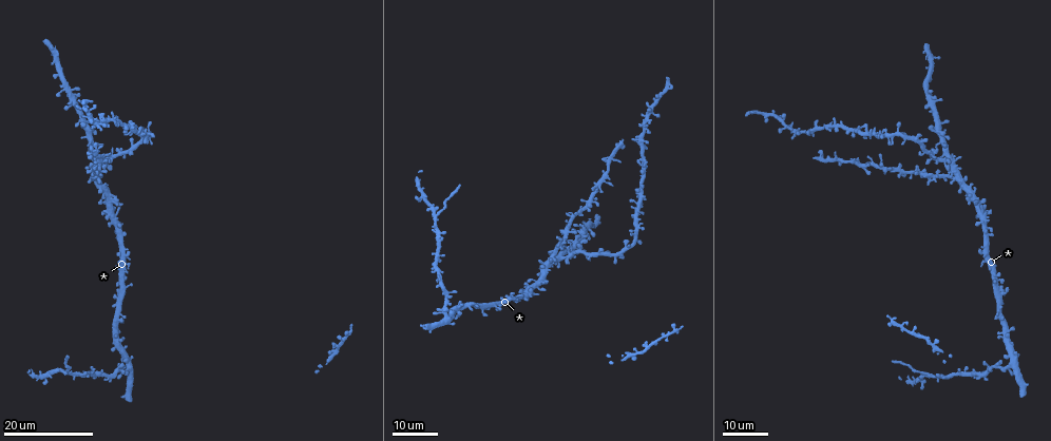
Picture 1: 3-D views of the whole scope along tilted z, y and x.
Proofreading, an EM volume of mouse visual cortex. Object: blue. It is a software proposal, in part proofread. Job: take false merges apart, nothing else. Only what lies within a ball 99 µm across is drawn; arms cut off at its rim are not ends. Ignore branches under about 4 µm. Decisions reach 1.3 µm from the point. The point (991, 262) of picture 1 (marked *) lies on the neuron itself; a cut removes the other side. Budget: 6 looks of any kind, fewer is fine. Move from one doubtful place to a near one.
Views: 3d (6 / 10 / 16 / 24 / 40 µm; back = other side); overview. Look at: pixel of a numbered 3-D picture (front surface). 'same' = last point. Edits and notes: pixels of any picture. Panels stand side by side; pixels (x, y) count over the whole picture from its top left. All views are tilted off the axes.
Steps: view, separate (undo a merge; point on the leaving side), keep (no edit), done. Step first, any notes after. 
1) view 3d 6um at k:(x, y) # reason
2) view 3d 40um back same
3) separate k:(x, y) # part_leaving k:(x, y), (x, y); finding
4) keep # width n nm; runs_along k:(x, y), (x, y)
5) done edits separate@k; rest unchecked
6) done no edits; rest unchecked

view 3d 24um at 1:(1005, 330) # sudden change in width

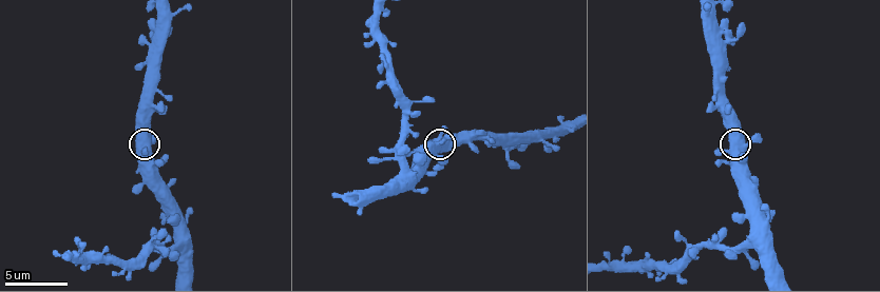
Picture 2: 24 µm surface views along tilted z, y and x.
view 3d 6um at 2:(736, 138)

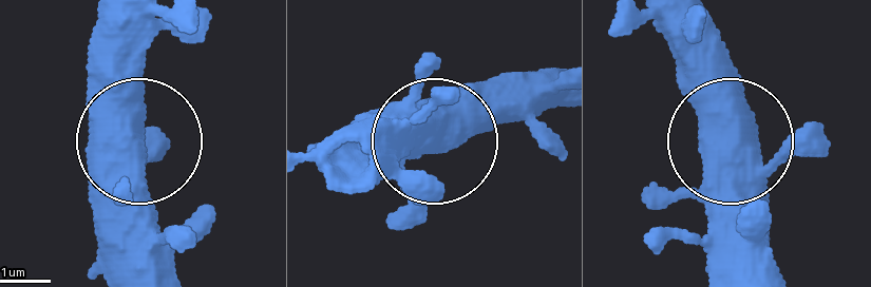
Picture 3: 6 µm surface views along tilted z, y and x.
keep # width 550 nm; runs_along 3:(154, 17), (136, 108), (132, 268); all the same neuron

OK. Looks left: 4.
view 3d 24um at 1:(927, 377) # branch point

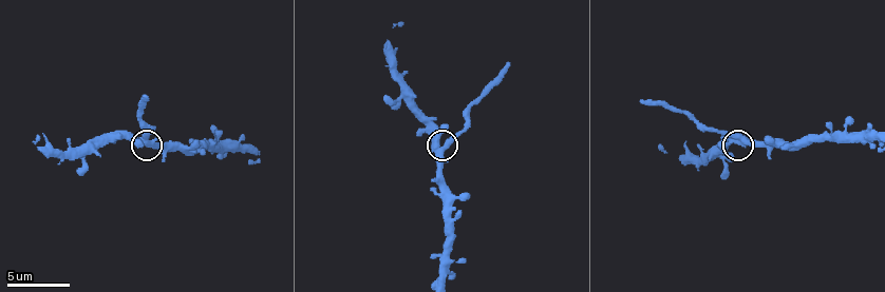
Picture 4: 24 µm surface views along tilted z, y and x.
view 3d 6um at 4:(144, 139)

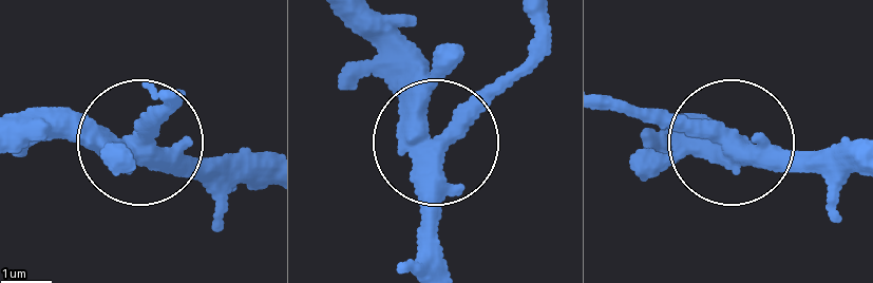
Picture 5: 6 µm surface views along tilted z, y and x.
separate 5:(164, 119) # arms 3; part_leaving 5:(141, 132), (160, 125), (166, 88); a second neuron is stuck on

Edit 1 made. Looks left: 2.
done edits separate@5; rest unchecked

